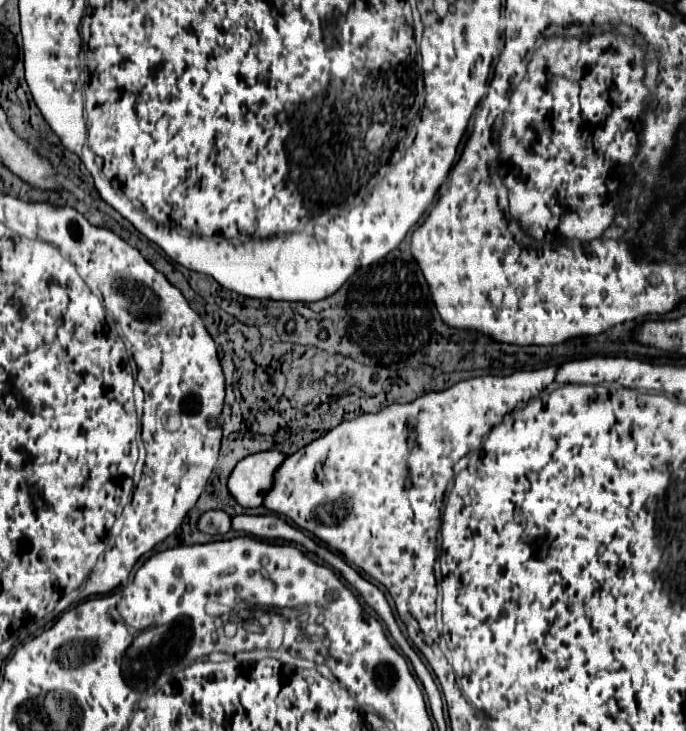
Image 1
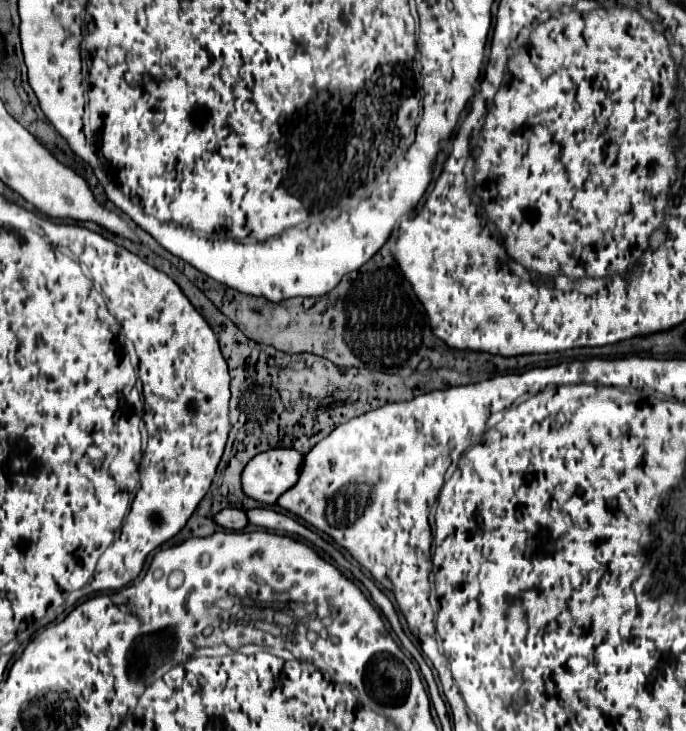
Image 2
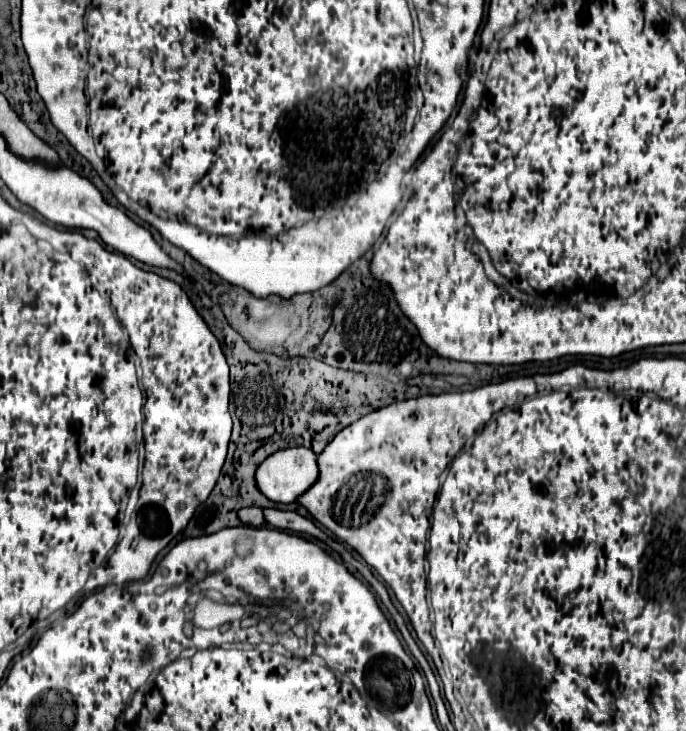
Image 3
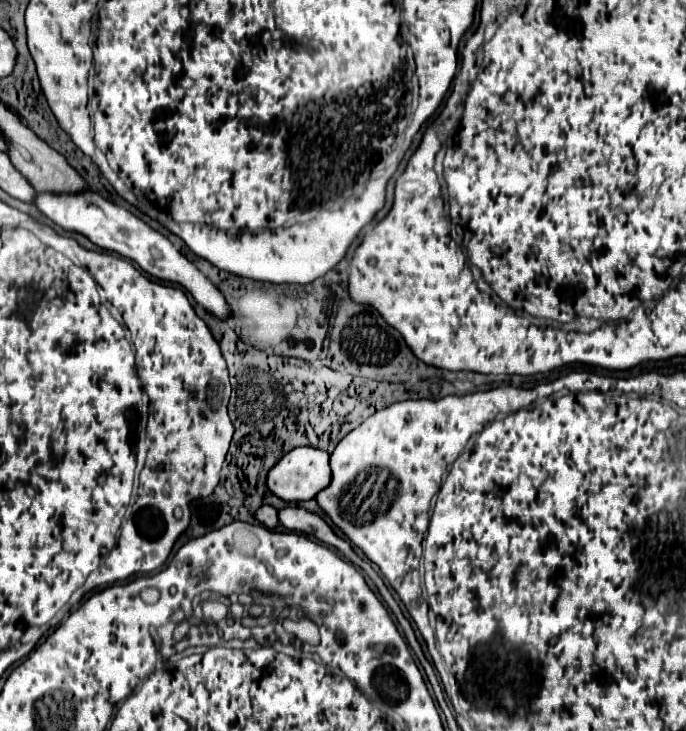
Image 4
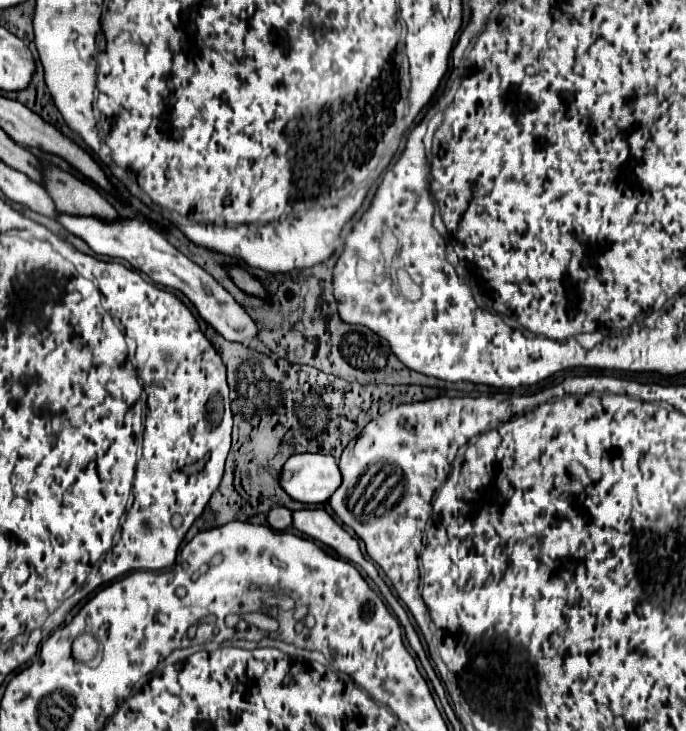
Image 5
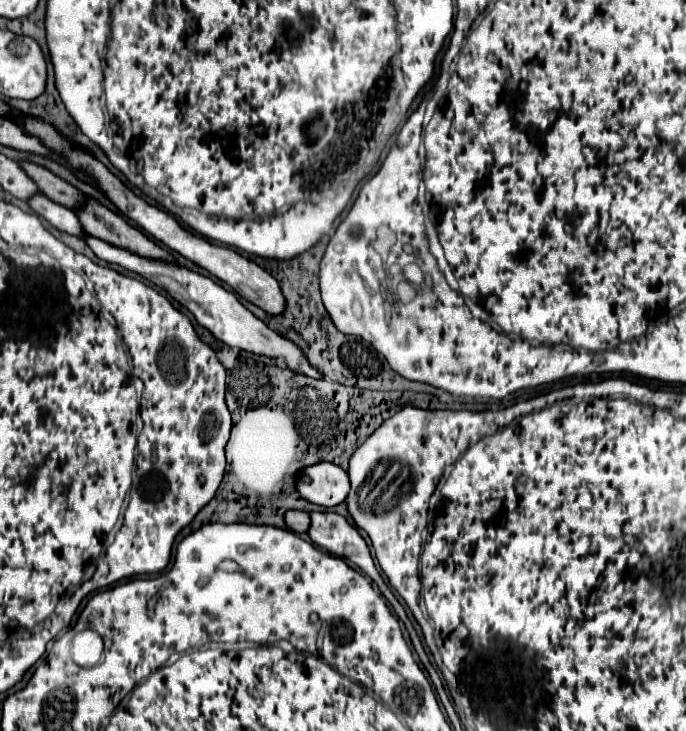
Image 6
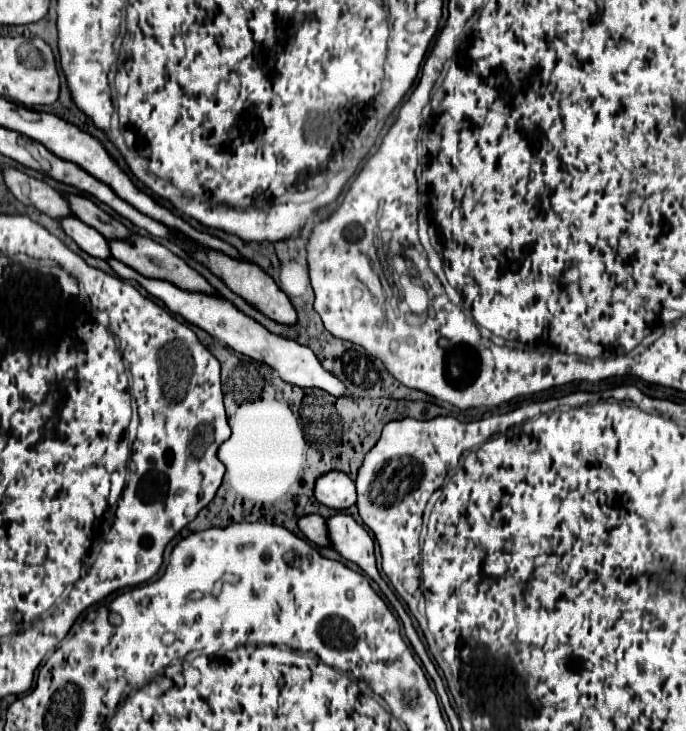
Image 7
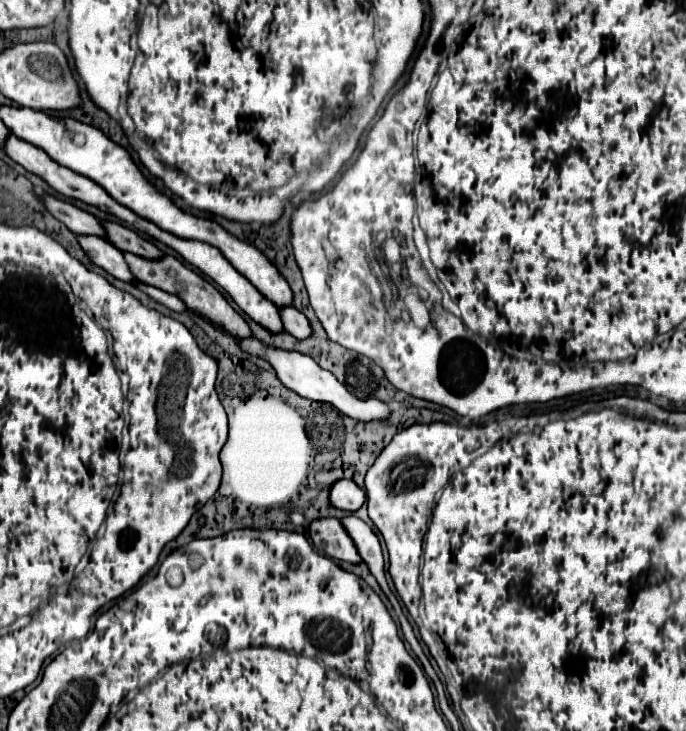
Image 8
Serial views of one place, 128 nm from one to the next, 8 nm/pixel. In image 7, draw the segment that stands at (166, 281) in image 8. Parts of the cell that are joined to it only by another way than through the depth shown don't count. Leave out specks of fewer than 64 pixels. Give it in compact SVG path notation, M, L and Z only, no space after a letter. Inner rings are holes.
M132 234L132 238L128 242L108 242L110 244L110 250L112 250L112 256L118 258L120 262L128 264L130 268L134 268L136 272L148 276L148 278L158 278L158 280L168 280L184 290L196 290L196 292L208 292L208 294L214 294L216 290L194 270L190 268L180 256L176 256L174 252L170 252L166 246L158 244L156 240L152 238L146 238L146 236L140 236L140 234Z

